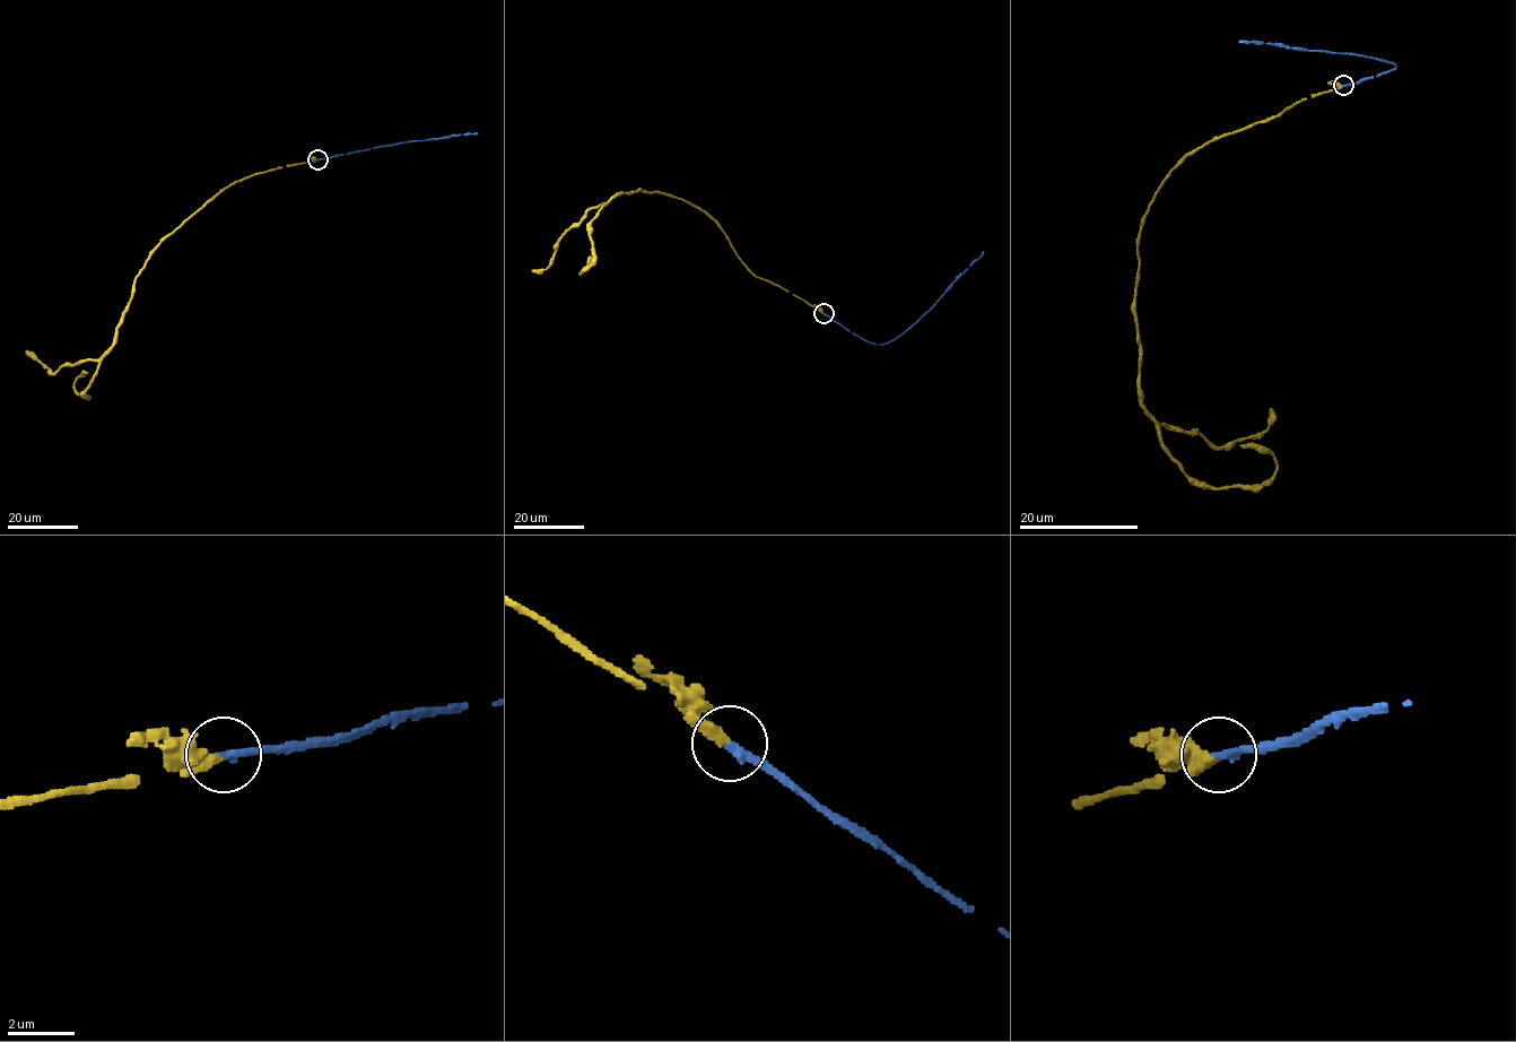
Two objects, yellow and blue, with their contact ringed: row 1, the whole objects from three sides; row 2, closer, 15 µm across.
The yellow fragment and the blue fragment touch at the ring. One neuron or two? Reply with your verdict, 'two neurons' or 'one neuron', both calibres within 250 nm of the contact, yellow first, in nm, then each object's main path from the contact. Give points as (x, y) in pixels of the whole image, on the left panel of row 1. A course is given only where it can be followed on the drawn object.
one neuron | 320/280 nm | yellow via (317, 159), (249, 175), (163, 241), (134, 280), (116, 341), (85, 398), (73, 381), (87, 372) | blue via (317, 159), (477, 132)

